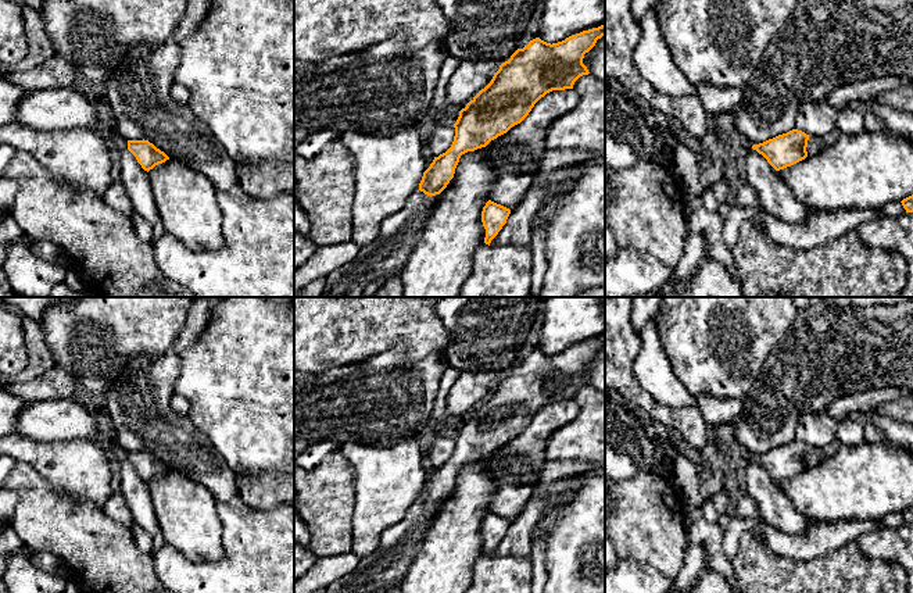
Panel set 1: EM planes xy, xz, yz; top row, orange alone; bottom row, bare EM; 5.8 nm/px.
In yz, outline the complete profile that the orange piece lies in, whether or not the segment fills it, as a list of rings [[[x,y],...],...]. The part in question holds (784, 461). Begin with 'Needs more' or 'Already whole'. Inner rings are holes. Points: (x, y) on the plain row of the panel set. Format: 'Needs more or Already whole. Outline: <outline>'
Needs more. Outline: [[[837,439],[823,449],[809,447],[802,442],[792,440],[753,456],[752,460],[762,465],[776,482],[780,482],[835,456],[841,447],[842,444]]]

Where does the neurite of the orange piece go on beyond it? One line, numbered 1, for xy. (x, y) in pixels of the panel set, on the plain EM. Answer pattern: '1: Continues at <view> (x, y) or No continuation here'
1: No continuation here

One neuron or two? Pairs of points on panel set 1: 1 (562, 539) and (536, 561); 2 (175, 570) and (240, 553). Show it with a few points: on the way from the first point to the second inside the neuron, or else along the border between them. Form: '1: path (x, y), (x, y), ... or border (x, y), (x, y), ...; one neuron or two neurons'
1: border (552, 522), (545, 536), (547, 578); two neurons
2: path (192, 571), (224, 570); one neuron

